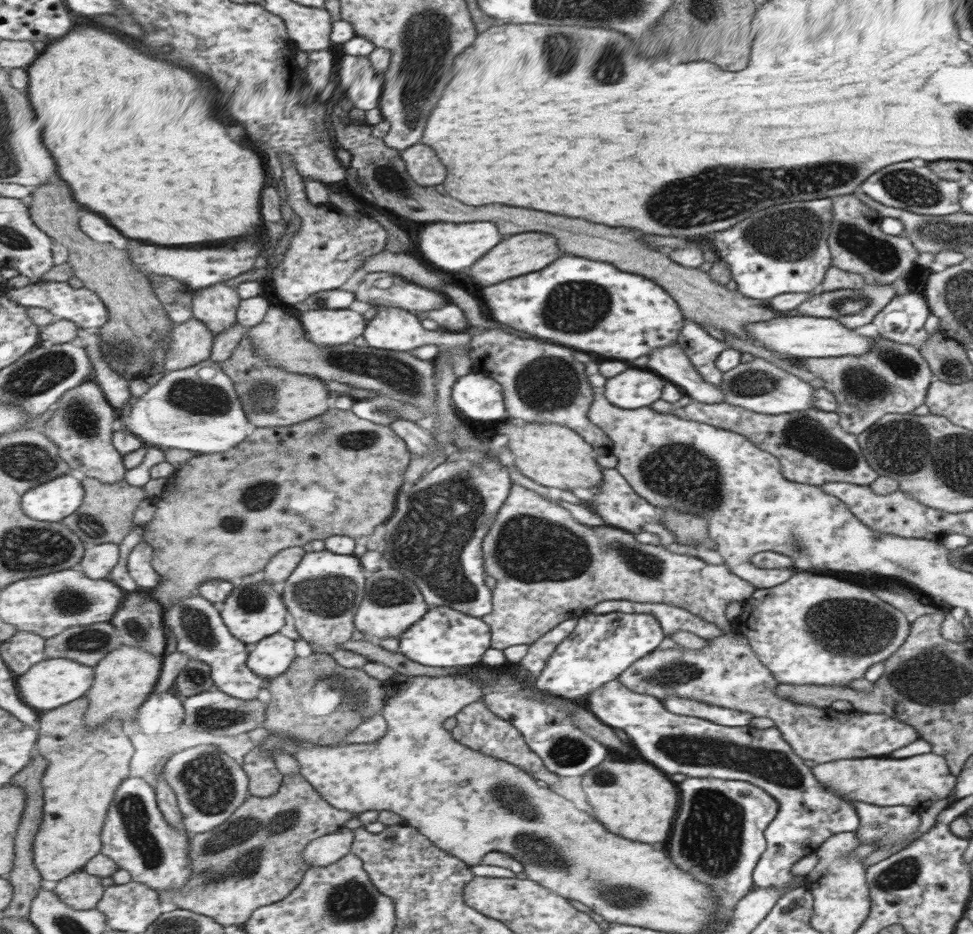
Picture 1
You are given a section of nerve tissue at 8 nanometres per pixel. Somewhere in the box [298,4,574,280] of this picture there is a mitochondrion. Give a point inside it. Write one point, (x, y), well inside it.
(425, 42)

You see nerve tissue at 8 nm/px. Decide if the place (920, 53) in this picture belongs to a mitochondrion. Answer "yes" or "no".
no

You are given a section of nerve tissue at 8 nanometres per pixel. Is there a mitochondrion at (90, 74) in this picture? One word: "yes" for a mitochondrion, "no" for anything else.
no

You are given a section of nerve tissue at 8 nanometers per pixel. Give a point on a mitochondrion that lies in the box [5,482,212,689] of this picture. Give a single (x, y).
(63, 600)

